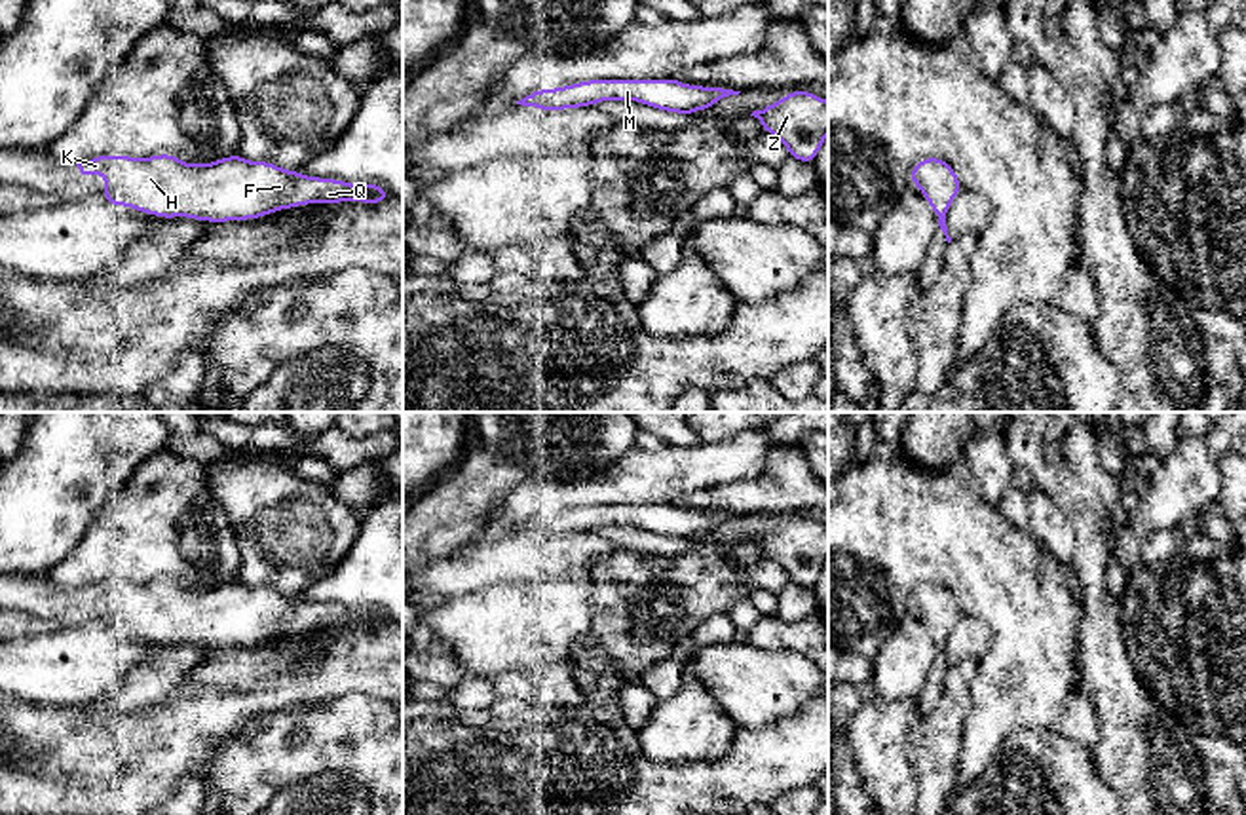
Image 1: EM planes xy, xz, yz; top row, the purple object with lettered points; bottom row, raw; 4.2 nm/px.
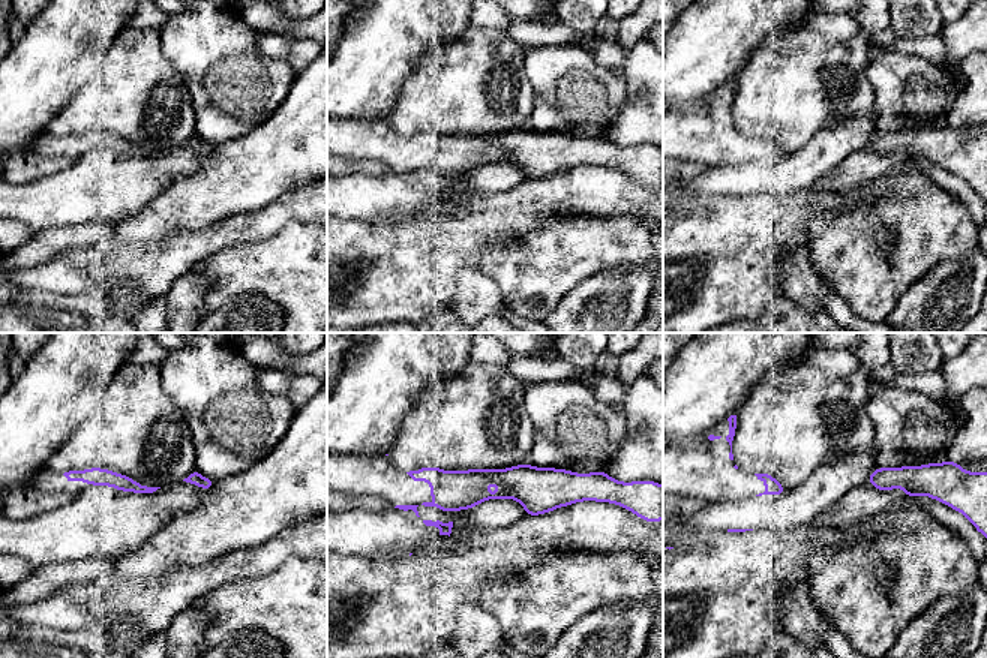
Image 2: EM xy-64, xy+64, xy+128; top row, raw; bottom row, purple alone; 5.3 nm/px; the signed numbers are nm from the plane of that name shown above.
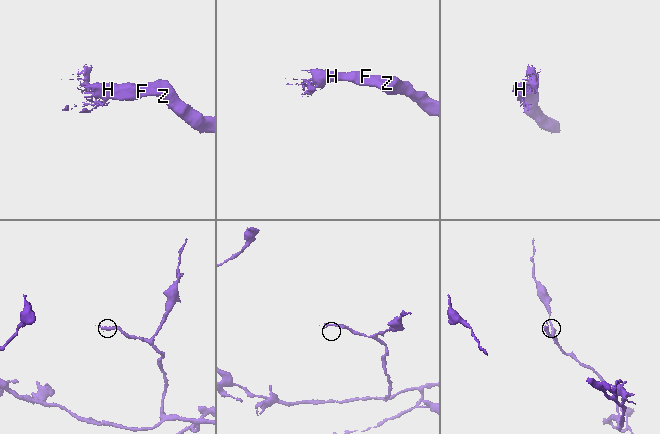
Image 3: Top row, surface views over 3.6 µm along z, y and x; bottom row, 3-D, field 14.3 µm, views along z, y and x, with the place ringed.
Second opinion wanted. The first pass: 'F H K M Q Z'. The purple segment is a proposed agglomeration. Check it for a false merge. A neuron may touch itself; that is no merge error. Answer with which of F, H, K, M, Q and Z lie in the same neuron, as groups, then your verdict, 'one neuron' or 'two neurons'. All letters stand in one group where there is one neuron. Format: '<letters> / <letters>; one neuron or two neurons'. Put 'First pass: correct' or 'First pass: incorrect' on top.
First pass: correct
F H K M Q Z; one neuron

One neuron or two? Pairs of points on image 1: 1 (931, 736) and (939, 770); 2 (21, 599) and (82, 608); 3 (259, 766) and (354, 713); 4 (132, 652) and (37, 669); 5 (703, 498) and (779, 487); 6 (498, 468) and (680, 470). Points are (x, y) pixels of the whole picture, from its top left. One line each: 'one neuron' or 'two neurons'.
1: one neuron
2: one neuron
3: one neuron
4: one neuron
5: one neuron
6: two neurons

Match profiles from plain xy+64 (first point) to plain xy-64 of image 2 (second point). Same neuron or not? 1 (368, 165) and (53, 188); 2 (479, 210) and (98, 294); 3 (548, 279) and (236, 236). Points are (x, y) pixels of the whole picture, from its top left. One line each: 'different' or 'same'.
1: different
2: same
3: different

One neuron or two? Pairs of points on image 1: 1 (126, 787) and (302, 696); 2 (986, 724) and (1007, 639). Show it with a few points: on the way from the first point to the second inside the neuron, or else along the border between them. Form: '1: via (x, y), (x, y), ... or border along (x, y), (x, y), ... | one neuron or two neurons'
1: via (169, 743), (207, 715), (259, 700) | one neuron
2: via (990, 703), (990, 684), (1007, 660) | one neuron

